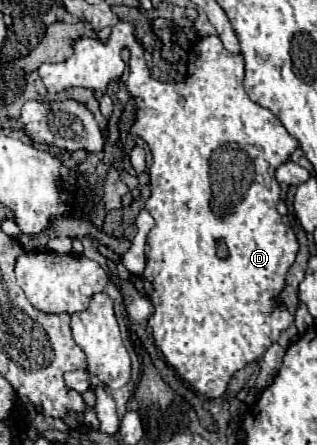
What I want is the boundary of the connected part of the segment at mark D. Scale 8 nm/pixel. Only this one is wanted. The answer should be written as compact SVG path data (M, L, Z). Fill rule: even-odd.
M118 22L106 42L94 38L78 40L74 54L66 62L42 64L38 74L50 94L84 86L92 88L96 98L100 98L106 92L108 82L124 72L124 62L120 58L124 46L132 52L128 90L138 104L132 134L144 138L154 156L150 168L152 194L144 204L144 210L148 210L156 222L146 236L150 252L142 272L144 292L154 306L148 324L156 346L177 375L196 392L208 398L218 398L226 392L234 372L260 358L294 320L282 306L274 304L298 252L294 230L282 224L276 210L280 186L274 180L274 170L290 160L292 152L298 148L298 140L288 134L282 122L268 108L262 108L248 98L242 86L244 58L226 52L218 36L202 38L196 44L184 82L158 82L150 76L144 52L128 22ZM220 242L226 248L224 256L218 254Z

